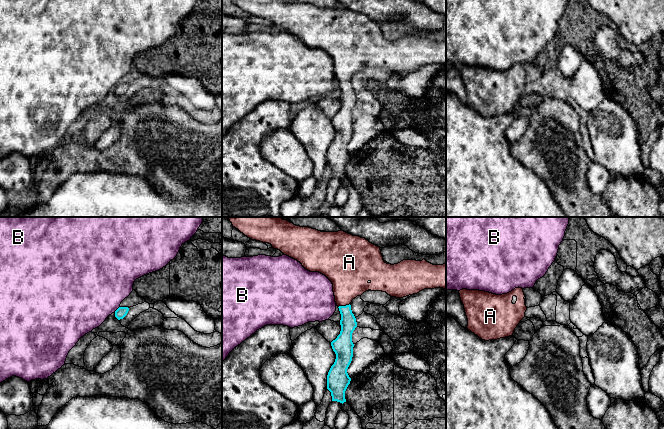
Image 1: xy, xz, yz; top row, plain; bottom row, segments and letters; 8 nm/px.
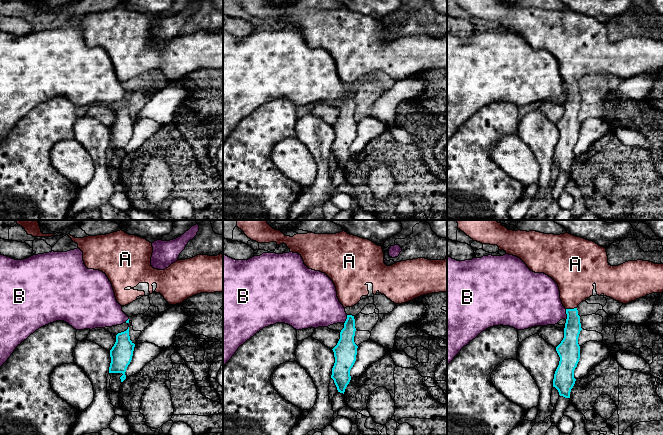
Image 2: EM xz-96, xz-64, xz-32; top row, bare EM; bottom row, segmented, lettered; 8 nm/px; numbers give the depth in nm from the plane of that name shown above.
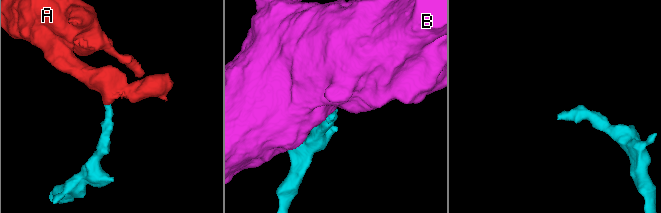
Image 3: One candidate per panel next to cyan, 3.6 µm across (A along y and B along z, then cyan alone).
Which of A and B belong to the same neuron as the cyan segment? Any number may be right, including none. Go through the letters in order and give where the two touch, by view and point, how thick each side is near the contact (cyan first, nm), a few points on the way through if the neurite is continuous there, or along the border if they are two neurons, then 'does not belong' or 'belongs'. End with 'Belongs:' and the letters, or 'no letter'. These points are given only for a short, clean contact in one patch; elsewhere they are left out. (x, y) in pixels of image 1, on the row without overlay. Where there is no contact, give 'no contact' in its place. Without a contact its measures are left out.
A: meets cyan in xz at (343, 82); 130 nm thick on the cyan side, 300 nm on the other; runs through xz (348, 99), (343, 82), (349, 52); belongs
B: meets cyan in xy at (117, 85); 90 nm thick on the cyan side, 480 nm on the other; border along xy (119, 82), (114, 88); does not belong
Belongs: A

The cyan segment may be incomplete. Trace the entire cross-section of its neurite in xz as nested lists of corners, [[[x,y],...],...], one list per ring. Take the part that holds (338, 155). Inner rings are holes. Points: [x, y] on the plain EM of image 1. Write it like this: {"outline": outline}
{"outline": [[[232,0],[241,9],[252,16],[269,19],[274,25],[280,26],[302,40],[310,48],[325,51],[333,60],[335,78],[341,90],[341,107],[331,118],[336,130],[334,140],[327,151],[327,165],[331,168],[332,177],[346,178],[345,167],[351,154],[347,145],[352,137],[352,109],[357,98],[351,86],[351,78],[366,67],[382,67],[391,73],[403,74],[417,70],[424,65],[446,65],[446,39],[433,41],[425,35],[422,37],[403,36],[398,40],[387,40],[383,36],[380,23],[365,14],[353,12],[344,7],[321,8],[309,3],[294,0]]]}

